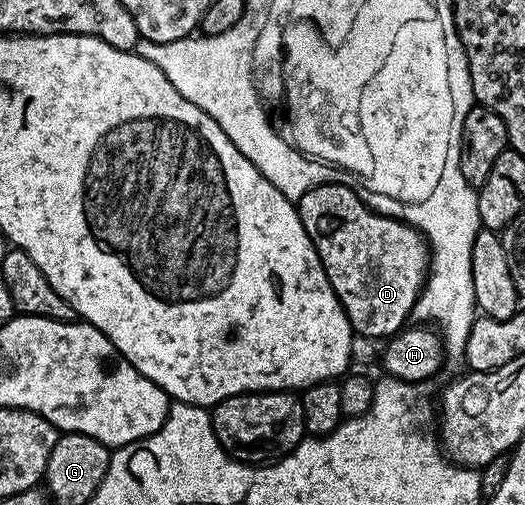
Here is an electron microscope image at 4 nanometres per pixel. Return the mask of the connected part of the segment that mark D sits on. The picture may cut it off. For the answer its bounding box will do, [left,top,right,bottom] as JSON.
[298,182,430,340]

